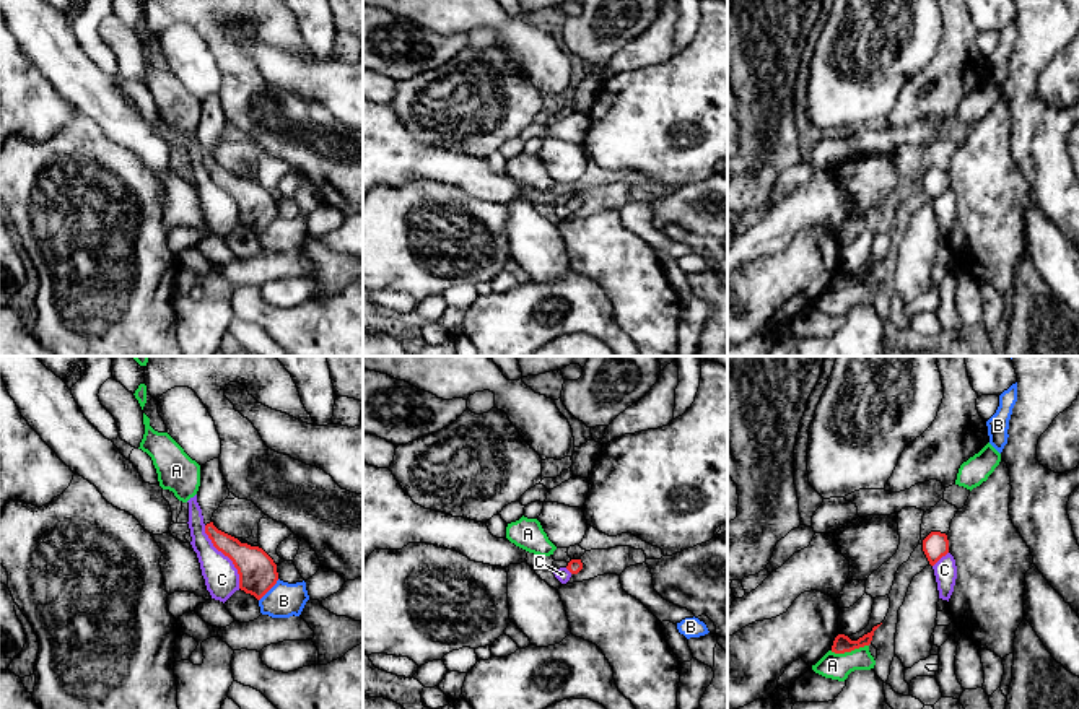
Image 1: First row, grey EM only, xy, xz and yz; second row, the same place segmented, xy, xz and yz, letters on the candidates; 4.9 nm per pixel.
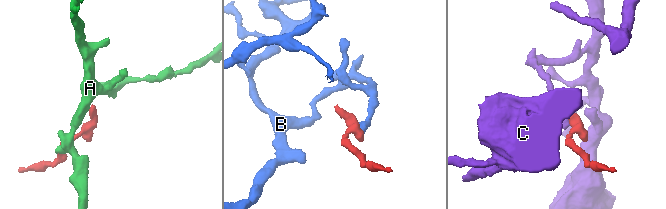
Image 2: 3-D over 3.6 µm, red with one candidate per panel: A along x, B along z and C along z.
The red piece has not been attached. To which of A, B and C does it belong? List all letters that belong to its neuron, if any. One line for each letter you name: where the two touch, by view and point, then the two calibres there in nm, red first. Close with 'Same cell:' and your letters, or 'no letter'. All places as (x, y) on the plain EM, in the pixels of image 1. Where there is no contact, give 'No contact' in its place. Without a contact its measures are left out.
Same cell: no letter

